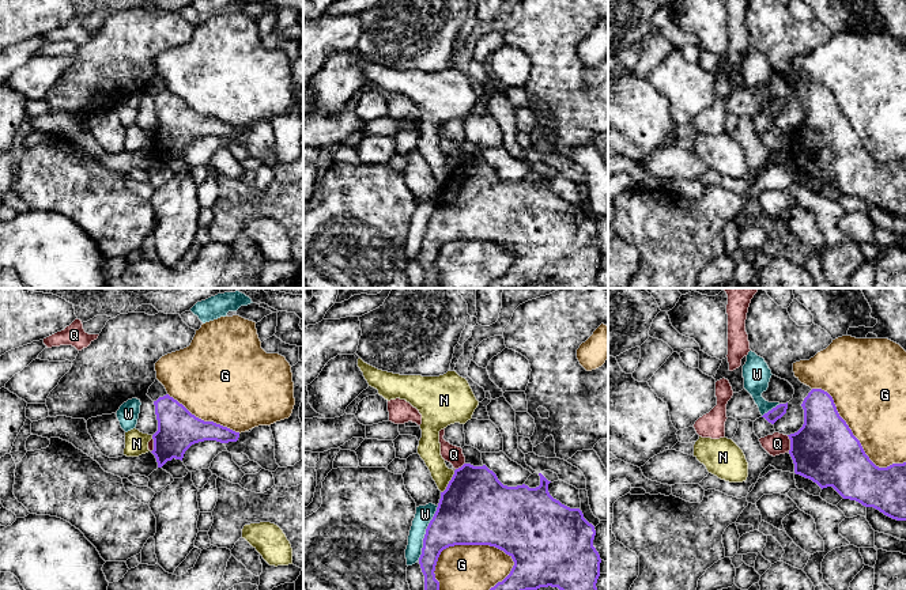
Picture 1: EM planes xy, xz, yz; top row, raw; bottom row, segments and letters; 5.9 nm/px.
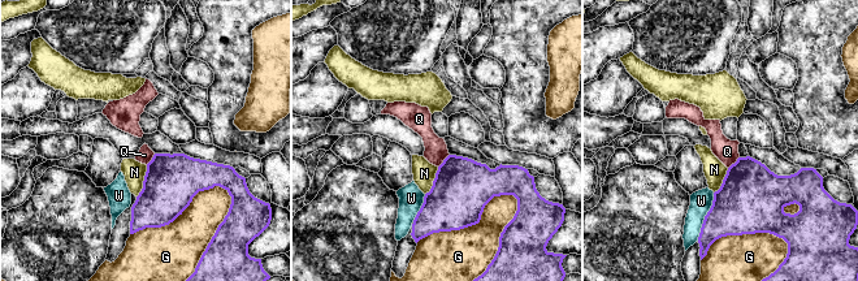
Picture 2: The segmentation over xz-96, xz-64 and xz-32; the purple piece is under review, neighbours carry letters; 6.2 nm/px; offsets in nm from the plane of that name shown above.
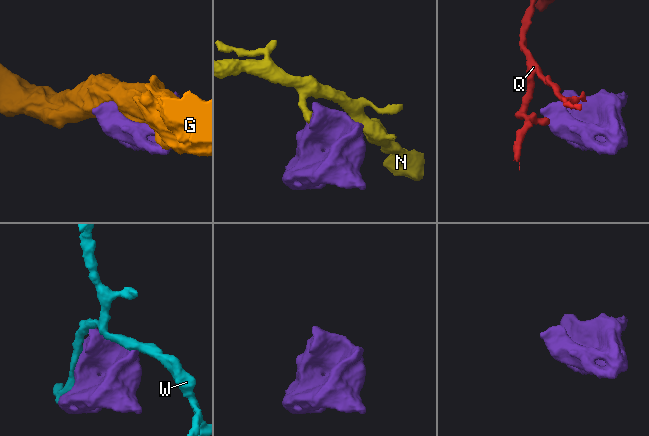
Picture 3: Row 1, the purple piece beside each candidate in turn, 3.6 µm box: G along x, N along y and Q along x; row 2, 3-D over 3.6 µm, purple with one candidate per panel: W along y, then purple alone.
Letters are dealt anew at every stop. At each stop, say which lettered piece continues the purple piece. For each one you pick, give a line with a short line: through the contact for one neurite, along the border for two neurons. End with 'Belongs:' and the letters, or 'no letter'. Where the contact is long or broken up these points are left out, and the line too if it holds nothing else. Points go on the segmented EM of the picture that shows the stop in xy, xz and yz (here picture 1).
Belongs: no letter

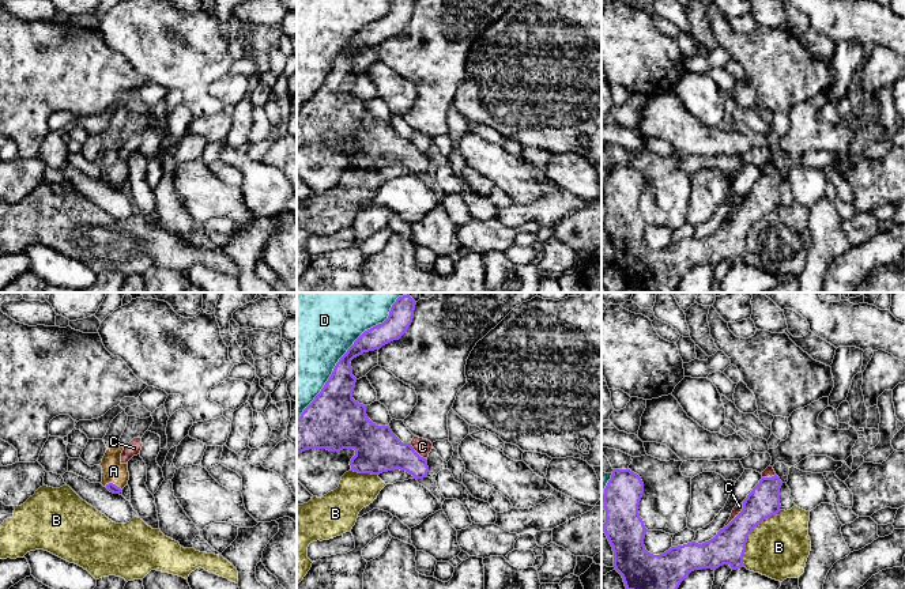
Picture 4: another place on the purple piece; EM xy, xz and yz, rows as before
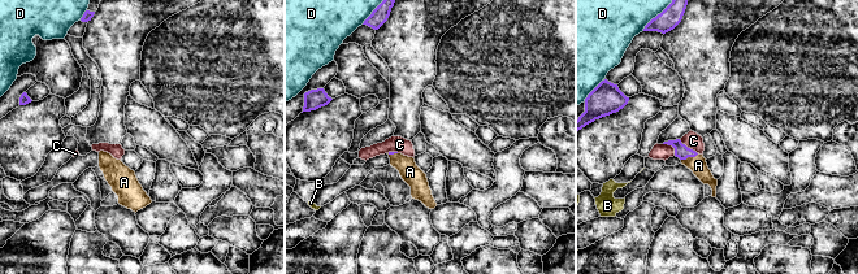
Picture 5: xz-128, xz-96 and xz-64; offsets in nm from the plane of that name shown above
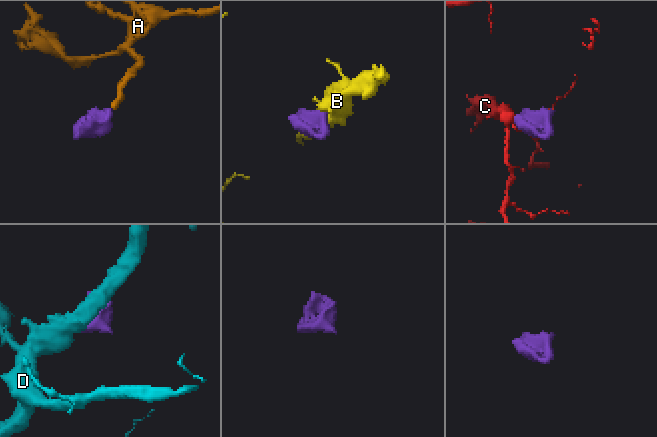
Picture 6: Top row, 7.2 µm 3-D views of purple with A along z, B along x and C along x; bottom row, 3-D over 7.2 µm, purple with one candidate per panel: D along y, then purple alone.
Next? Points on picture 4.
A: xy (112, 487), (112, 483), (113, 471)
Belongs: A

